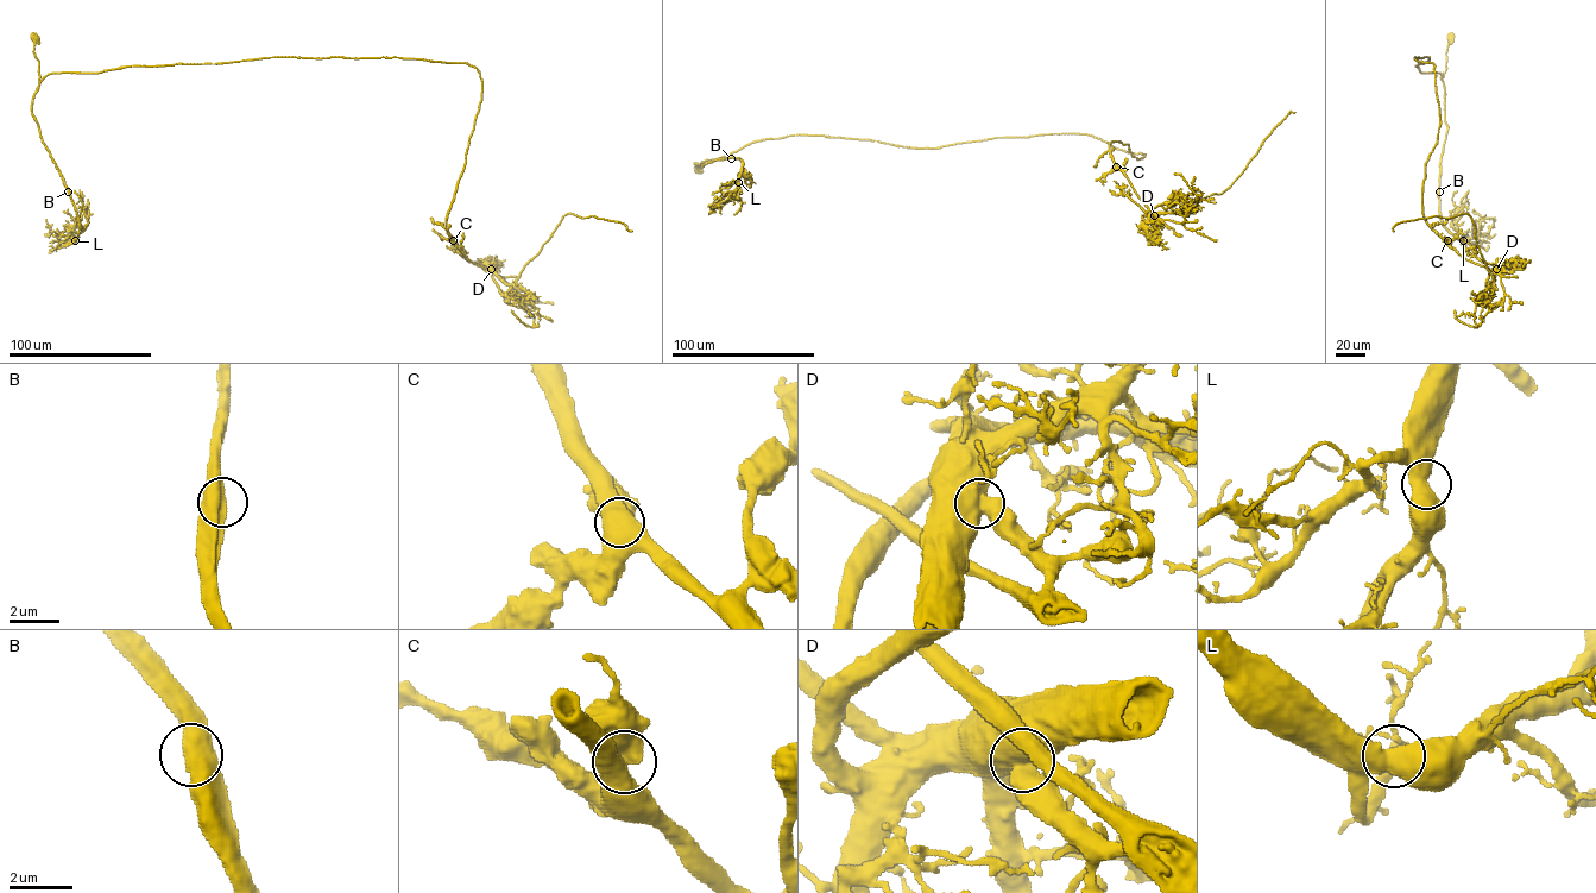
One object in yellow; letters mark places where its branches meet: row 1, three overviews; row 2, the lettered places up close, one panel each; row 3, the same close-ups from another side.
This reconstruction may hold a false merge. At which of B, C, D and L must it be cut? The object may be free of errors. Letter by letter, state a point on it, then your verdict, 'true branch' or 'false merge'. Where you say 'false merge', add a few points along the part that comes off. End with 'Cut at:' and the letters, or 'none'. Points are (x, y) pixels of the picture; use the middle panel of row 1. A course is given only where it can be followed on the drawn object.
B: place (731, 158); true branch
C: place (1116, 167); true branch
D: place (1154, 215); false merge; course (1154, 215), (1180, 213), (1187, 206), (1225, 190), (1263, 140), (1289, 112), (1295, 112)
L: place (738, 182); true branch
Cut at: D

